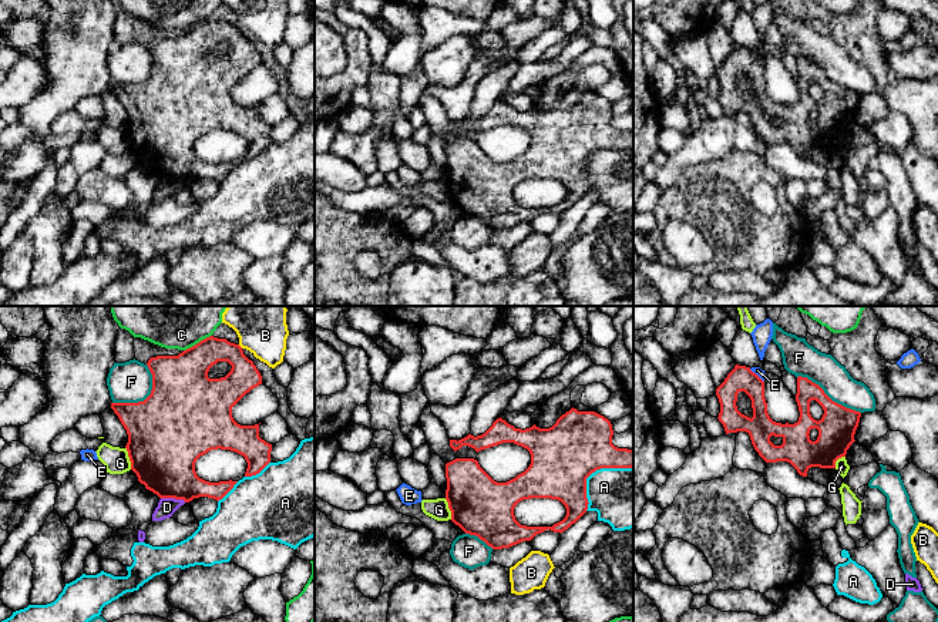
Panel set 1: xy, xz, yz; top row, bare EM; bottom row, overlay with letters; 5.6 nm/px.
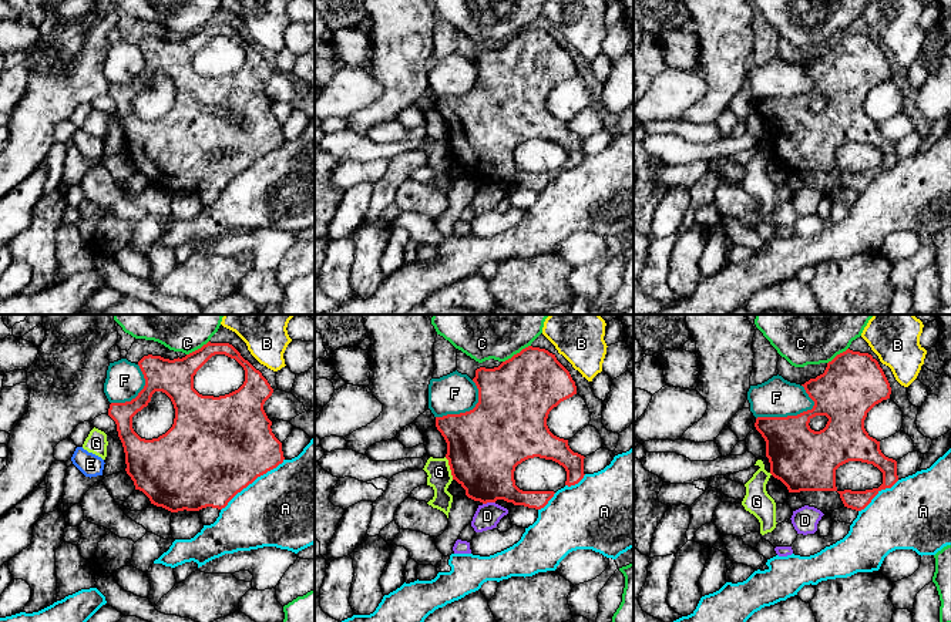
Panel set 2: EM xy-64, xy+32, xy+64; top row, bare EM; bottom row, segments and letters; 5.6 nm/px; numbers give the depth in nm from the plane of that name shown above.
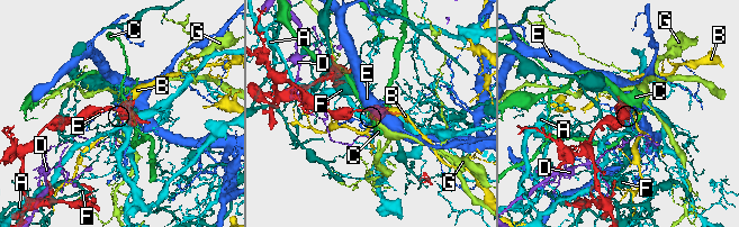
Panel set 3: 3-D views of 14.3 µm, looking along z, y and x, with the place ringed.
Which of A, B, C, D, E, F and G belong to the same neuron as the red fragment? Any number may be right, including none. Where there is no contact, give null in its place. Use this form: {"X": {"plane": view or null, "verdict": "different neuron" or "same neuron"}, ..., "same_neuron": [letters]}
{"A": {"plane": "xz", "verdict": "different neuron"}, "B": {"plane": "xy", "verdict": "different neuron"}, "C": {"plane": "xy", "verdict": "different neuron"}, "D": {"plane": "xy", "verdict": "different neuron"}, "E": {"plane": "yz", "verdict": "different neuron"}, "F": {"plane": "xy", "verdict": "different neuron"}, "G": {"plane": "xy", "verdict": "different neuron"}, "same_neuron": []}

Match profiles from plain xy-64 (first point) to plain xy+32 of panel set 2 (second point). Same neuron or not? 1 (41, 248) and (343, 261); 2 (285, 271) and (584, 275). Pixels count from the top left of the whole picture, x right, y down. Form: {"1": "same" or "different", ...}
{"1": "different", "2": "different"}

